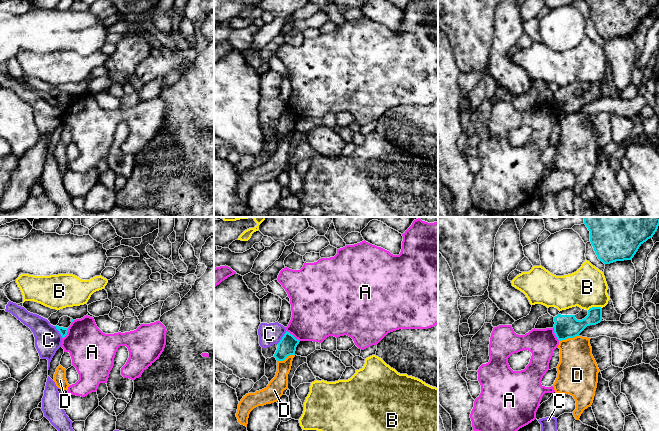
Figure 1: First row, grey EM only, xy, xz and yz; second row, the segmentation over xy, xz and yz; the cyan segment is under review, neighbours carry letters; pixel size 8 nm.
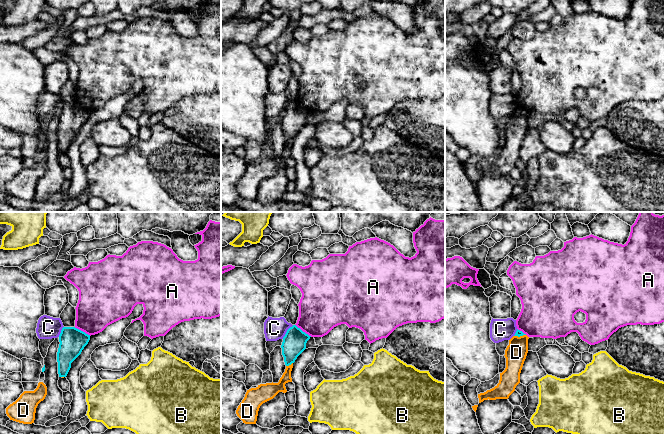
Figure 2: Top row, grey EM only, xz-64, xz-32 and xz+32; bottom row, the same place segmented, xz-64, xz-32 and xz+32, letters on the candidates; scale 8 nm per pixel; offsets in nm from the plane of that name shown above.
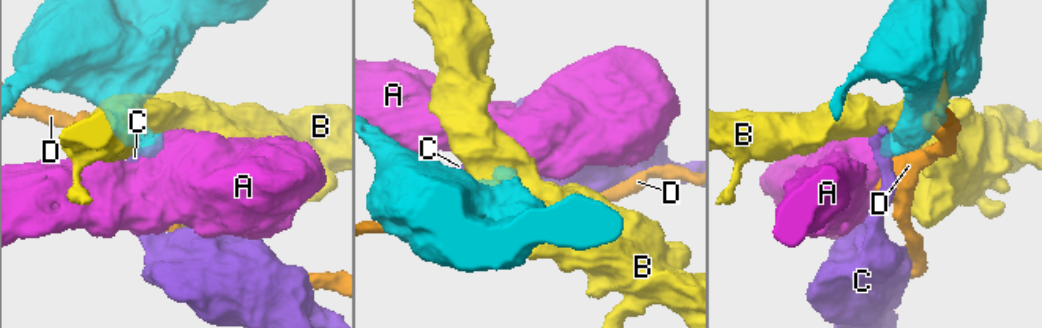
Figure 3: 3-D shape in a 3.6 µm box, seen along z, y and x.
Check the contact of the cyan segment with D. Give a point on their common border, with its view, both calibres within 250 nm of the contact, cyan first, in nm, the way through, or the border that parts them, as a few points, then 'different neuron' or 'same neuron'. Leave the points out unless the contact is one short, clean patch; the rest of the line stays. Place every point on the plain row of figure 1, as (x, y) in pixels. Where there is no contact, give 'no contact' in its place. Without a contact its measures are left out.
meets cyan in yz at (568, 113); 190 nm thick on the cyan side, 300 nm on the other; border along yz (578, 111), (559, 117); different neuron

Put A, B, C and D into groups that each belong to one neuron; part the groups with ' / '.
A / B / C / D

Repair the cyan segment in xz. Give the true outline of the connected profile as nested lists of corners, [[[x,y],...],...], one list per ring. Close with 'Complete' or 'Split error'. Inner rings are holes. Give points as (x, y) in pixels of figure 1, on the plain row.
[[[286,107],[280,118],[278,119],[277,126],[274,133],[278,137],[284,137],[288,132],[295,131],[296,123],[299,120],[299,116],[292,110]]]. Complete

